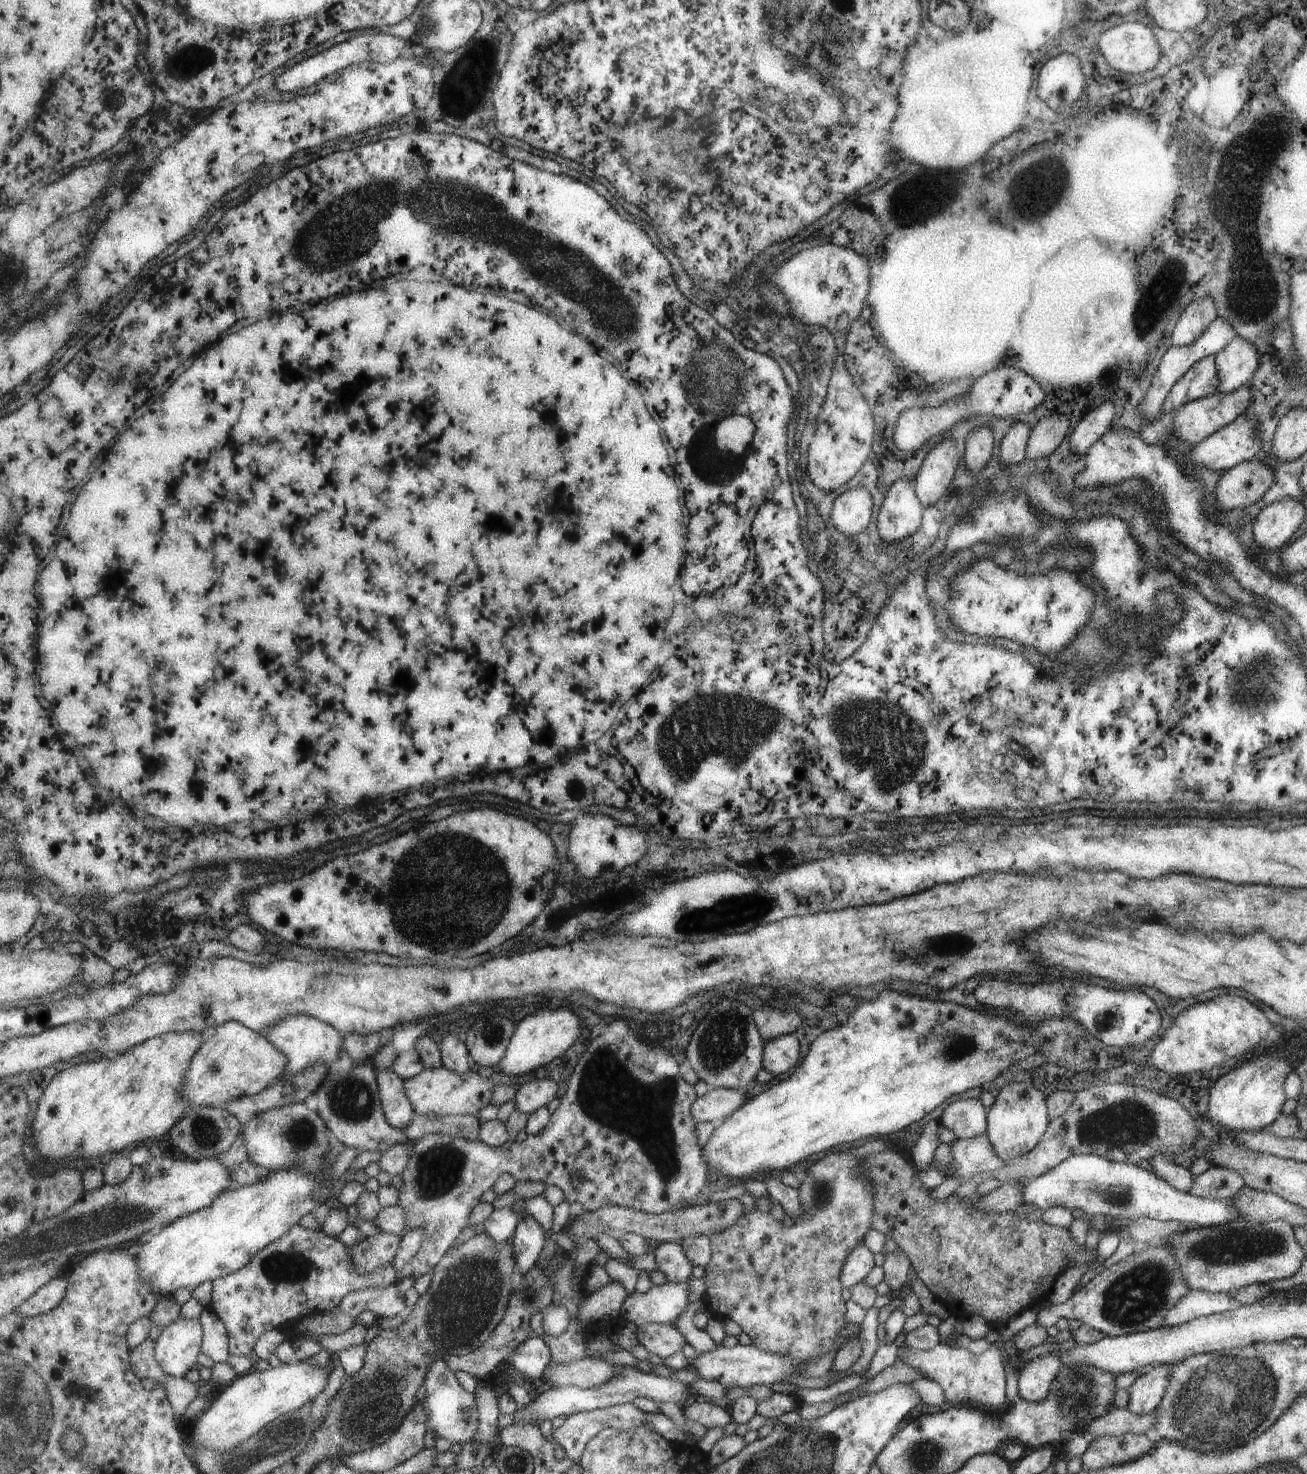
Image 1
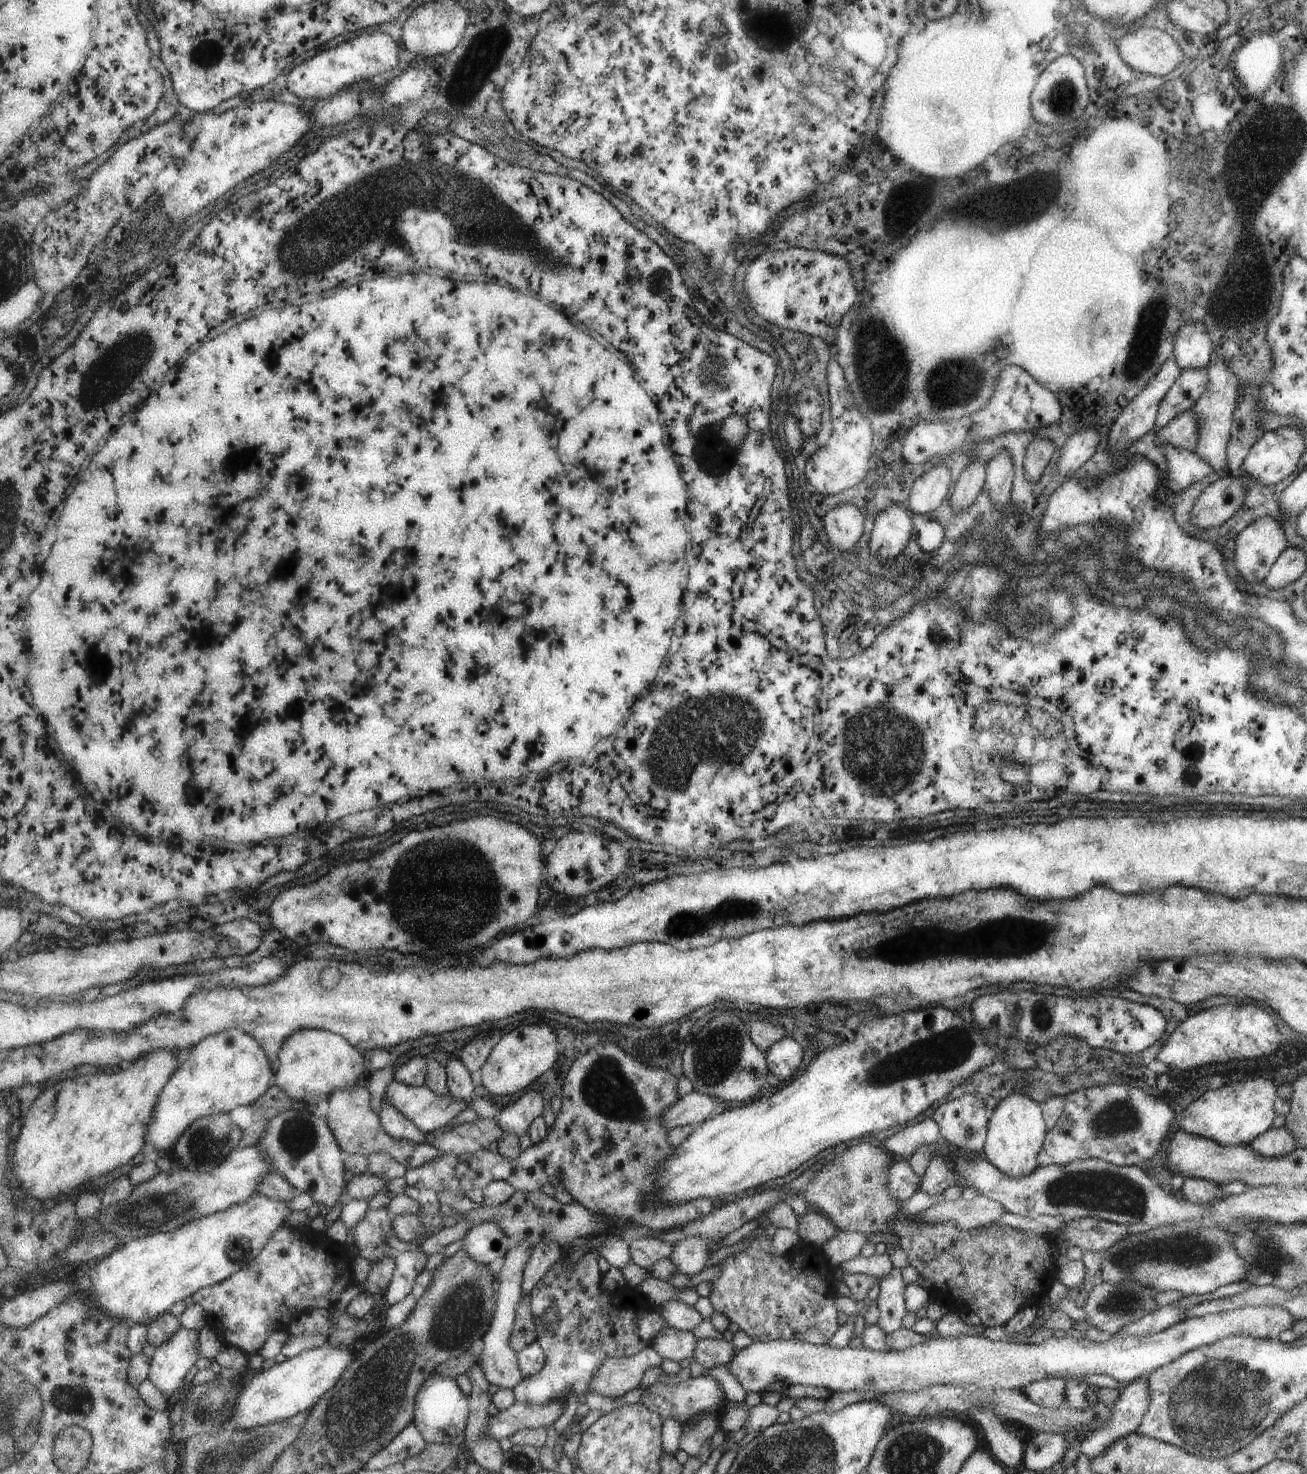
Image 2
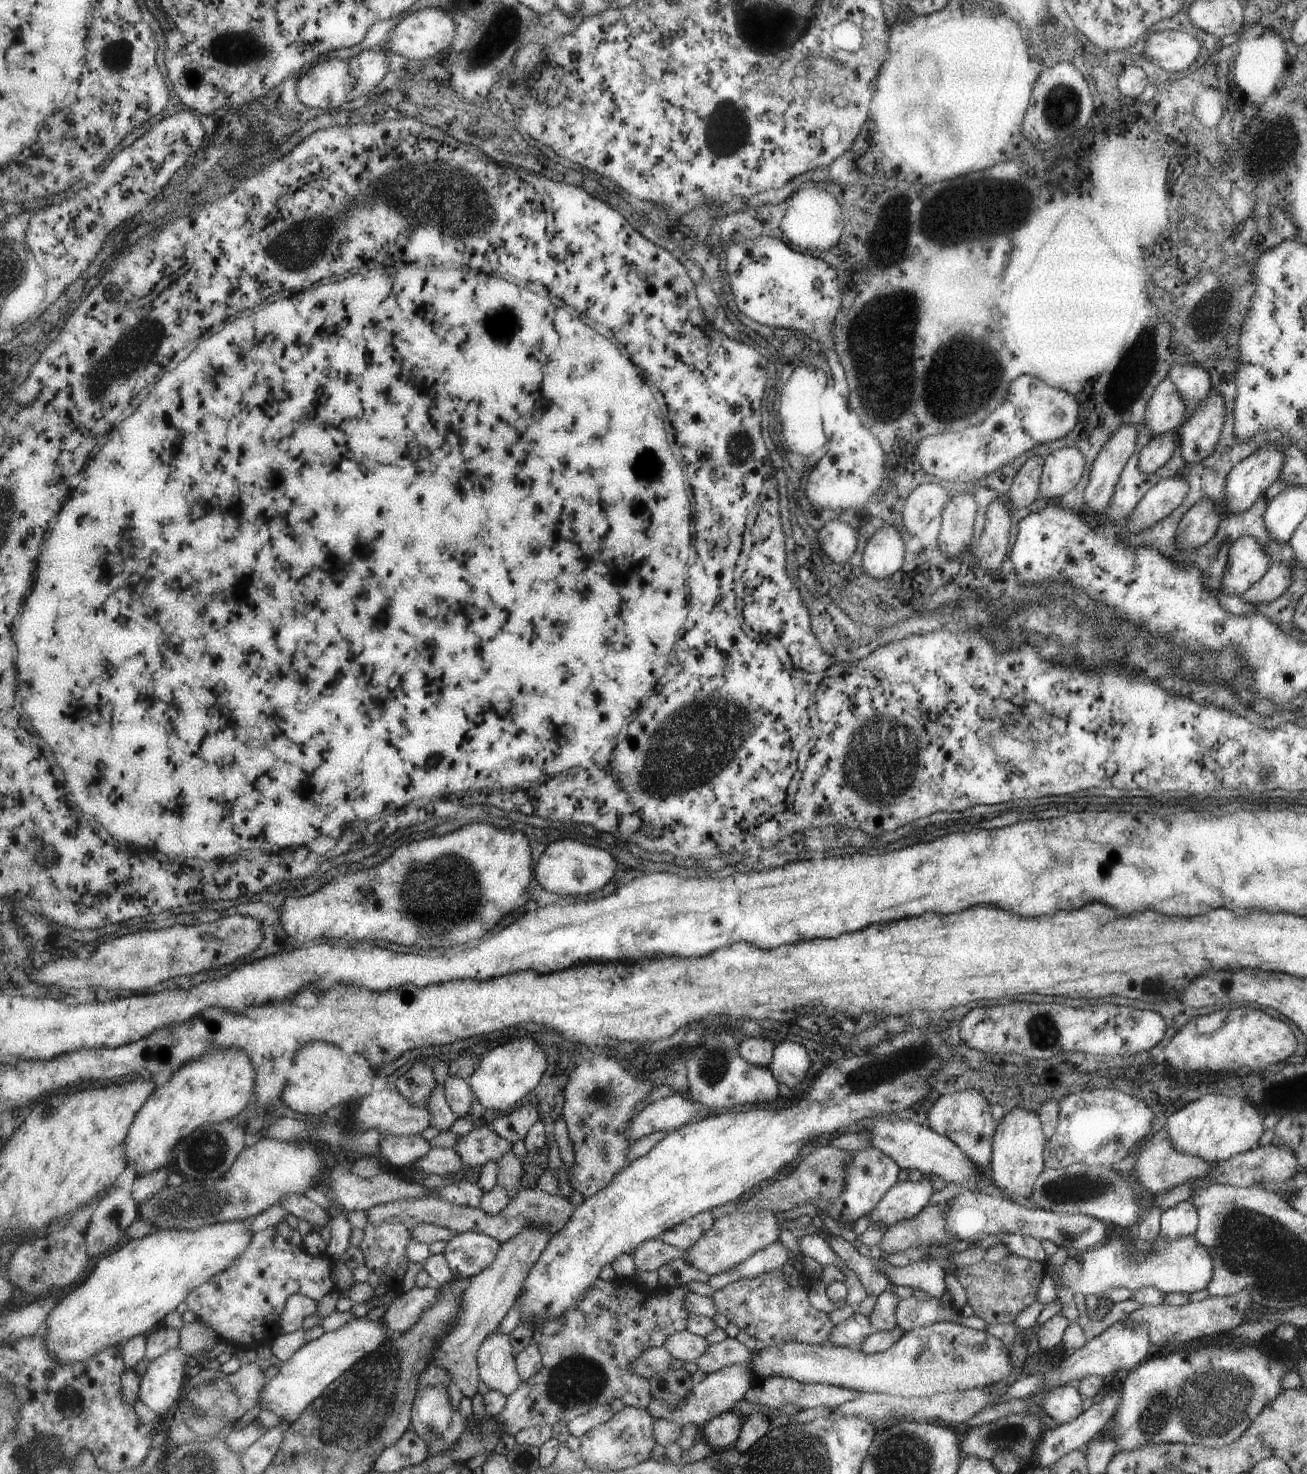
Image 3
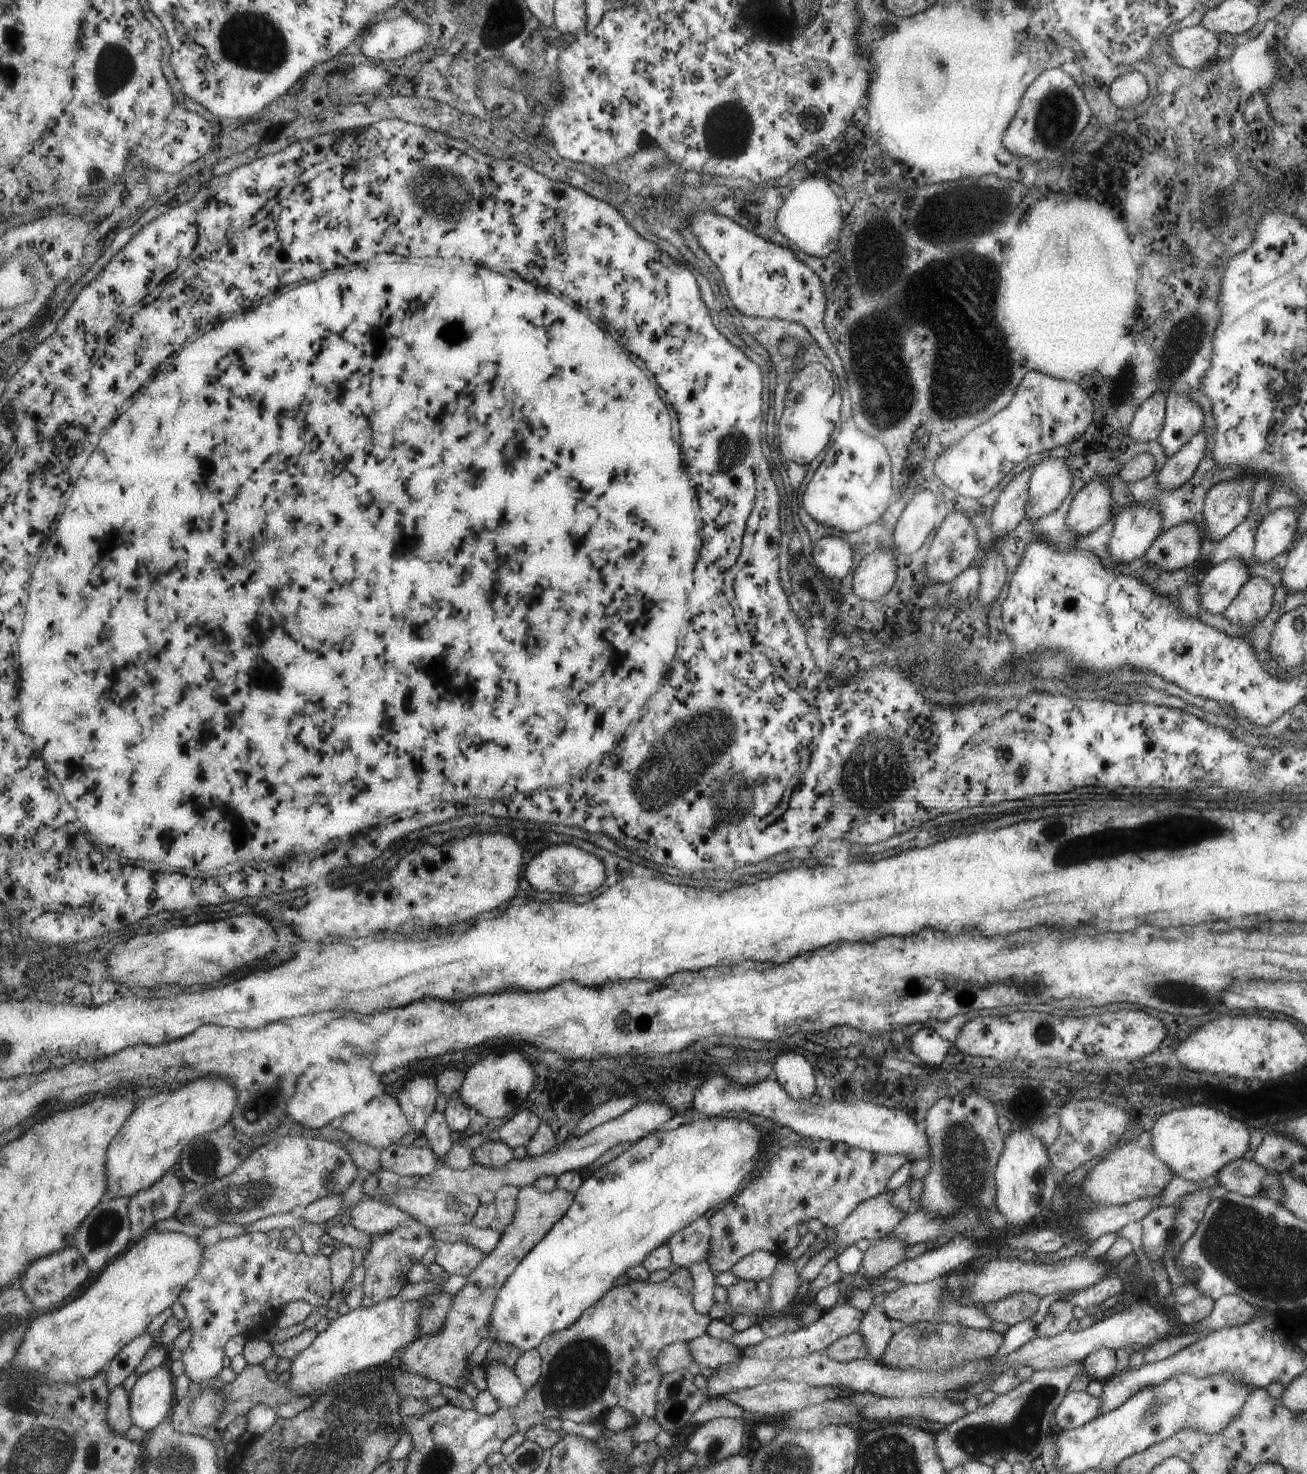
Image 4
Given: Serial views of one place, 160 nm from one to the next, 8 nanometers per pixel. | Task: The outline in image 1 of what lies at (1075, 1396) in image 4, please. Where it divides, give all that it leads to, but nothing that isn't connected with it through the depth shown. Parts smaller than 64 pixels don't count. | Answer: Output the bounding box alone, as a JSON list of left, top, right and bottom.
[1018,1352,1062,1402]

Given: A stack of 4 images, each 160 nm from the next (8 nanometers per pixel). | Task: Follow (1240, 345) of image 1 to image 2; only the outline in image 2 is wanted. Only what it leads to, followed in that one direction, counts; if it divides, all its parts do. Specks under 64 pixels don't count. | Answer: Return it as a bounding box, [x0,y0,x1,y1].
[1191,351,1239,471]

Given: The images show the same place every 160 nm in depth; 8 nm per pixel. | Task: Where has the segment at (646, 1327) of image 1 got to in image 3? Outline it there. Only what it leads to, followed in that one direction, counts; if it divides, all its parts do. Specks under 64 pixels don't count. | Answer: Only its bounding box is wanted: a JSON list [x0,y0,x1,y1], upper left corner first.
[664,1329,711,1363]

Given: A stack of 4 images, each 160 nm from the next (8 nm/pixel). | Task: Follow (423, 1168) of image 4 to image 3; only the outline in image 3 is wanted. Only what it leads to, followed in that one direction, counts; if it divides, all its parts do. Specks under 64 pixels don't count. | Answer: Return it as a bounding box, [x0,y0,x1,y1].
[380,1133,431,1170]

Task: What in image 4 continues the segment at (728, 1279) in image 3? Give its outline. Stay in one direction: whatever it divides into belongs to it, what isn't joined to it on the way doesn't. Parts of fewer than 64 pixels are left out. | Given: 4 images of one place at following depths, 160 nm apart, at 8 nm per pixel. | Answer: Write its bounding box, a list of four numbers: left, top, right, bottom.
[732,1251,778,1282]

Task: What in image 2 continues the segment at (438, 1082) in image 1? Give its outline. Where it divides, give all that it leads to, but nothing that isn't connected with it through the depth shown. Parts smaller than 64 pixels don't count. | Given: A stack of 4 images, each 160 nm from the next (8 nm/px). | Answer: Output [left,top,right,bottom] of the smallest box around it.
[384,1080,469,1133]

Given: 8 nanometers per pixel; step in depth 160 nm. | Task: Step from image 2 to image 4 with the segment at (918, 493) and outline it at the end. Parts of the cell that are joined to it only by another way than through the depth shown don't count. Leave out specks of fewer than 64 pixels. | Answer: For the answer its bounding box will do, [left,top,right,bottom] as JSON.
[893,490,935,546]

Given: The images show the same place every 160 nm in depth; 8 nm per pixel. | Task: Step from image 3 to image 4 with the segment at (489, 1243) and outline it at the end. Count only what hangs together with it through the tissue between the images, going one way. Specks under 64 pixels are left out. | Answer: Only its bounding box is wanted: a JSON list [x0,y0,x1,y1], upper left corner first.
[434,1242,485,1277]

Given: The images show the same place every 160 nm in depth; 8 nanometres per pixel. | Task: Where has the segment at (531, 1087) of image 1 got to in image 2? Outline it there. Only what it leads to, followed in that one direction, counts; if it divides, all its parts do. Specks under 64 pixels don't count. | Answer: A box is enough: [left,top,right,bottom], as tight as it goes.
[495,1090,545,1136]

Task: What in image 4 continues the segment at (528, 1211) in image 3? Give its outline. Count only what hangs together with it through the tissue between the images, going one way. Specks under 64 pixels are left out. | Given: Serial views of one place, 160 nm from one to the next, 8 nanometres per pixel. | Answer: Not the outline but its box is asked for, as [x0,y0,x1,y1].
[350,1199,414,1234]

